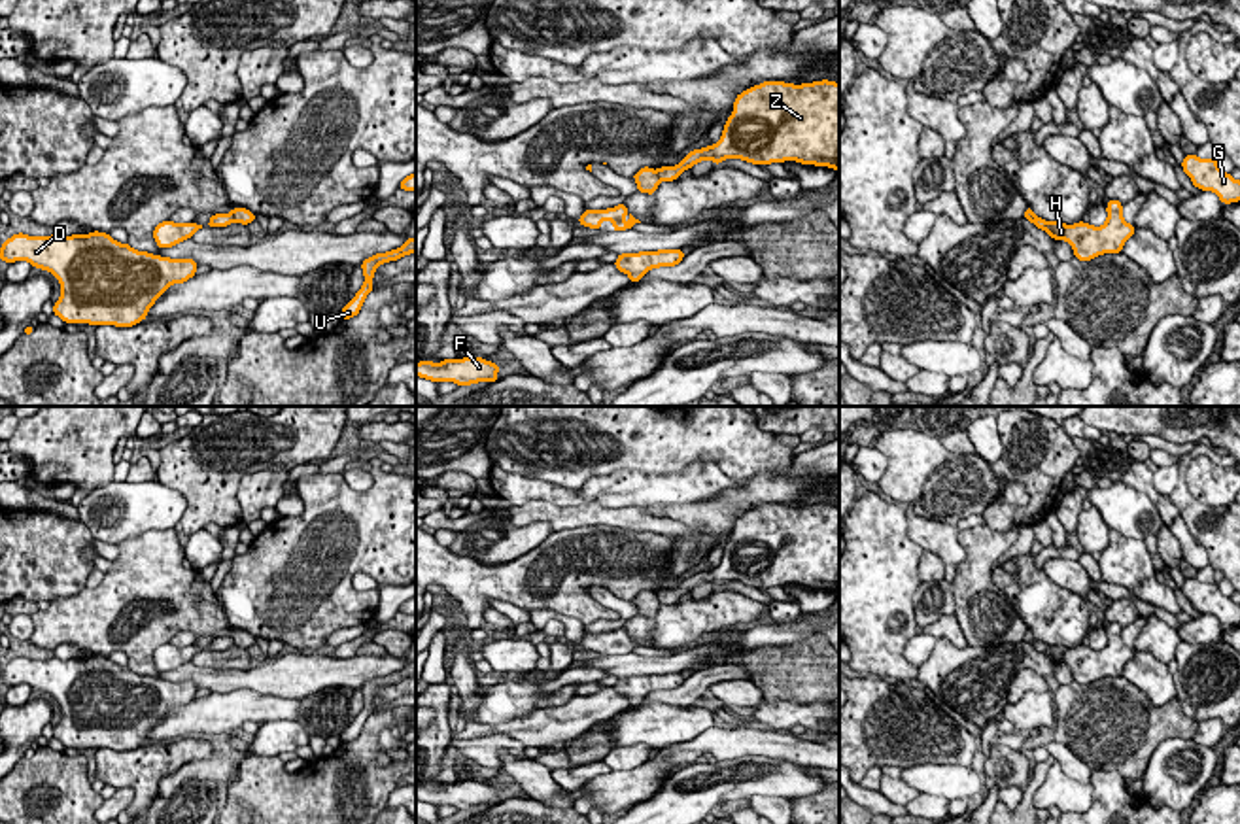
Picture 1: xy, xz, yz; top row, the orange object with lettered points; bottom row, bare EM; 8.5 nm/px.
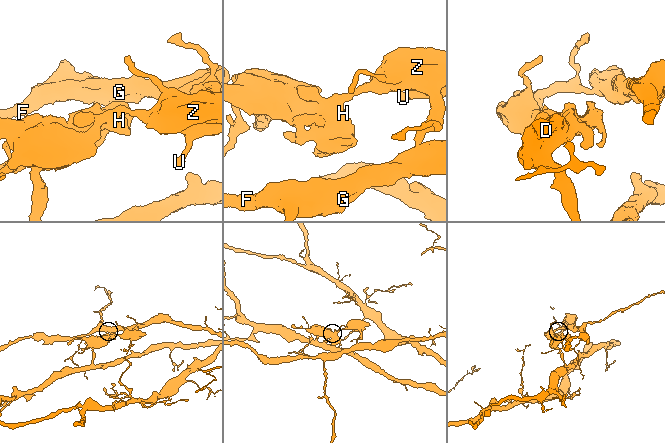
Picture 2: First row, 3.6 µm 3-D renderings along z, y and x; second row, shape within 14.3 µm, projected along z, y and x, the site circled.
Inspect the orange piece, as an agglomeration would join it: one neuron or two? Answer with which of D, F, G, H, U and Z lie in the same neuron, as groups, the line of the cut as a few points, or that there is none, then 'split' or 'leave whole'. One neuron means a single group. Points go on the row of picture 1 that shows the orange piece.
D H / F G U Z; cut in xz along (654, 171), (660, 178); split

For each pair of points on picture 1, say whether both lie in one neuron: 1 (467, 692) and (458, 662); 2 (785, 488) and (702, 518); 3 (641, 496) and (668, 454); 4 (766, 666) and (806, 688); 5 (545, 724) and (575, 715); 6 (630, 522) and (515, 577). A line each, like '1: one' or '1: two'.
1: one
2: one
3: two
4: one
5: one
6: two

